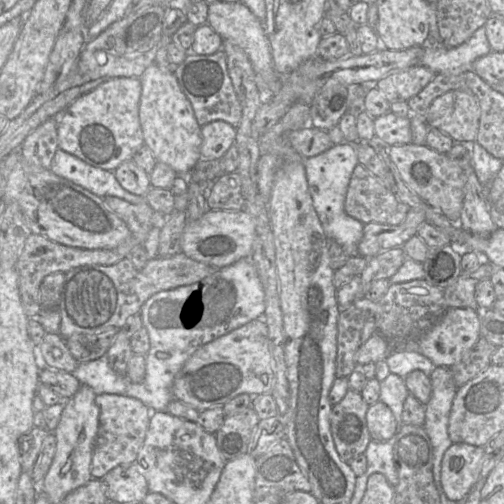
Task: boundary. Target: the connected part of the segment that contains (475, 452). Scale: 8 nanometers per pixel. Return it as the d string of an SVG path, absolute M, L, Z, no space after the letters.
M453 443L442 459L441 484L447 498L464 501L480 478L484 447Z

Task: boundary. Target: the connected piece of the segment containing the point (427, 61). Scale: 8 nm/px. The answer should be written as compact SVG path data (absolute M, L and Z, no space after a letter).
M484 26L478 28L464 43L446 47L441 41L425 43L420 64L435 74L458 75L473 71L473 63L479 57L492 51Z

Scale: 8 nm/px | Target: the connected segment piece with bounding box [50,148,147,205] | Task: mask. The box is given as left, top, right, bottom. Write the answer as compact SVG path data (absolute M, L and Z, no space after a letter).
M60 148L54 155L50 170L100 198L114 196L134 205L147 202L145 196L126 191L112 171L91 166Z

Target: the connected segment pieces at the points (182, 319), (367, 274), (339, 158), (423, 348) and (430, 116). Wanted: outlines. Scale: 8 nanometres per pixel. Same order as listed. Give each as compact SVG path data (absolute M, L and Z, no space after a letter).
M248 256L248 257L240 259L239 261L237 261L229 266L225 266L225 267L217 269L212 275L210 275L210 276L206 277L205 279L203 279L197 283L194 283L192 285L180 286L180 287L172 289L172 290L160 291L160 292L154 294L153 296L151 296L143 304L141 311L140 311L140 315L142 318L143 326L147 329L148 334L149 334L150 348L149 348L148 353L145 356L145 358L146 358L146 375L142 382L134 383L134 382L131 382L127 378L127 376L122 376L122 375L117 374L111 368L107 354L103 355L102 357L100 357L96 360L79 363L77 368L72 373L80 381L80 383L82 385L87 385L90 388L92 388L96 395L108 393L108 394L118 394L118 395L133 397L133 398L136 398L136 399L139 399L140 401L142 401L151 411L166 411L167 405L174 399L174 395L172 392L172 386L173 386L175 376L181 370L181 368L183 367L183 365L187 361L187 359L202 345L205 345L205 344L217 339L218 337L223 336L223 335L247 324L248 322L250 322L252 320L255 320L258 318L263 318L264 312L265 312L265 293L264 293L260 278L258 276L256 267L253 263L252 257Z
M396 247L369 258L366 268L360 275L360 298L365 297L375 281L390 279L399 270L407 257L402 247Z
M340 143L314 157L304 159L306 178L314 208L328 240L342 246L346 254L357 255L357 248L363 238L364 224L345 212L345 199L354 168L359 163L356 143Z
M448 308L440 321L419 340L409 341L403 351L415 351L429 358L438 367L451 367L460 362L480 335L480 311L470 308Z
M450 90L433 100L425 114L425 118L429 127L442 131L455 142L475 142L480 115L478 100L471 92Z

